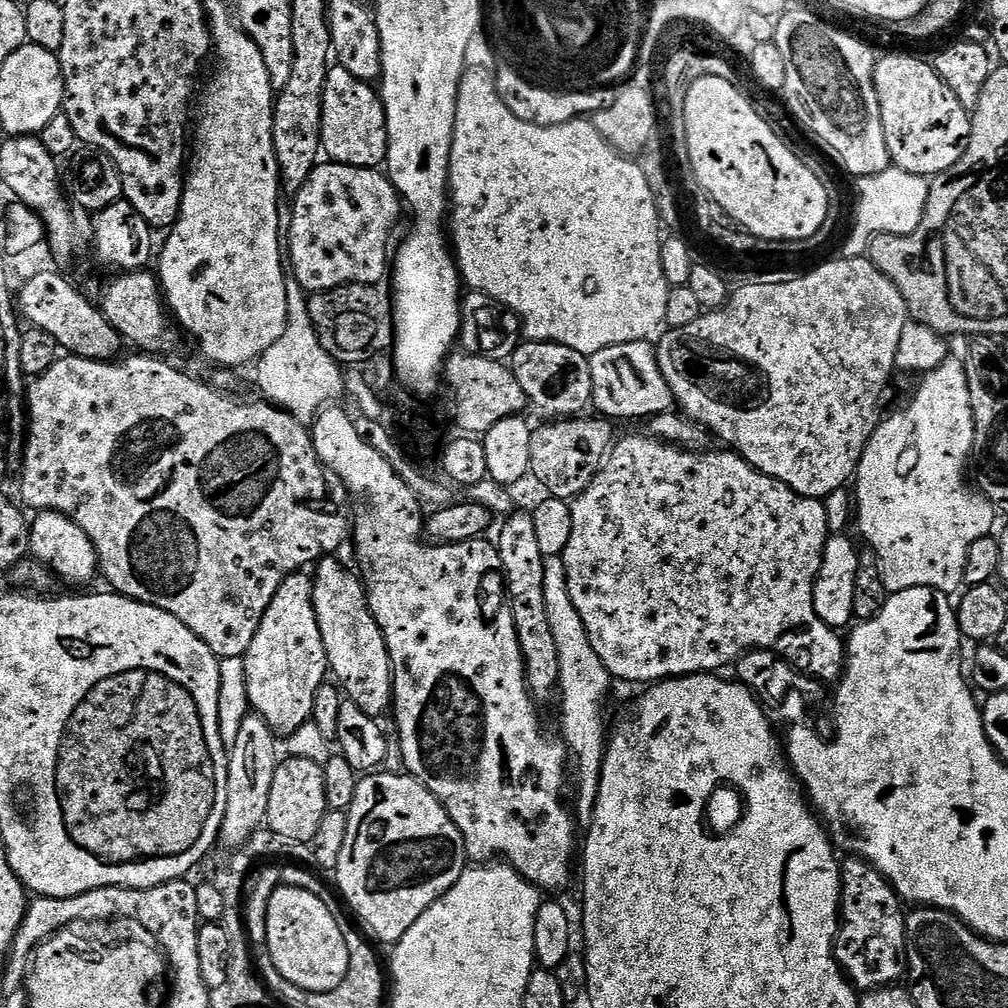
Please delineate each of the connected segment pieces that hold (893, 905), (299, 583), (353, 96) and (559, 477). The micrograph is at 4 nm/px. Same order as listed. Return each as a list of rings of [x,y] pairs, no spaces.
[[[852,858],[844,868],[844,930],[835,941],[836,958],[857,989],[879,990],[901,983],[908,968],[908,924],[895,888],[867,860]]]
[[[299,572],[284,577],[244,658],[250,708],[284,738],[311,721],[322,680],[330,672],[313,602],[313,577],[306,575]]]
[[[339,64],[328,72],[324,87],[323,144],[331,161],[355,168],[379,169],[388,158],[388,119],[383,103],[371,83],[354,77]]]
[[[560,418],[556,424],[544,424],[532,433],[532,471],[533,477],[540,479],[549,497],[569,502],[582,495],[594,482],[601,468],[608,462],[612,449],[618,439],[613,421],[608,418]]]

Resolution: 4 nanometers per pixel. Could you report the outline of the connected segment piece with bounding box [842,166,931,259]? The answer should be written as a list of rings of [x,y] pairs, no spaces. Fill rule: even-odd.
[[[893,166],[881,174],[861,176],[856,184],[859,196],[858,214],[854,230],[842,252],[845,259],[865,257],[871,249],[873,239],[883,233],[909,236],[924,221],[931,191],[931,183],[925,177],[910,174]]]

